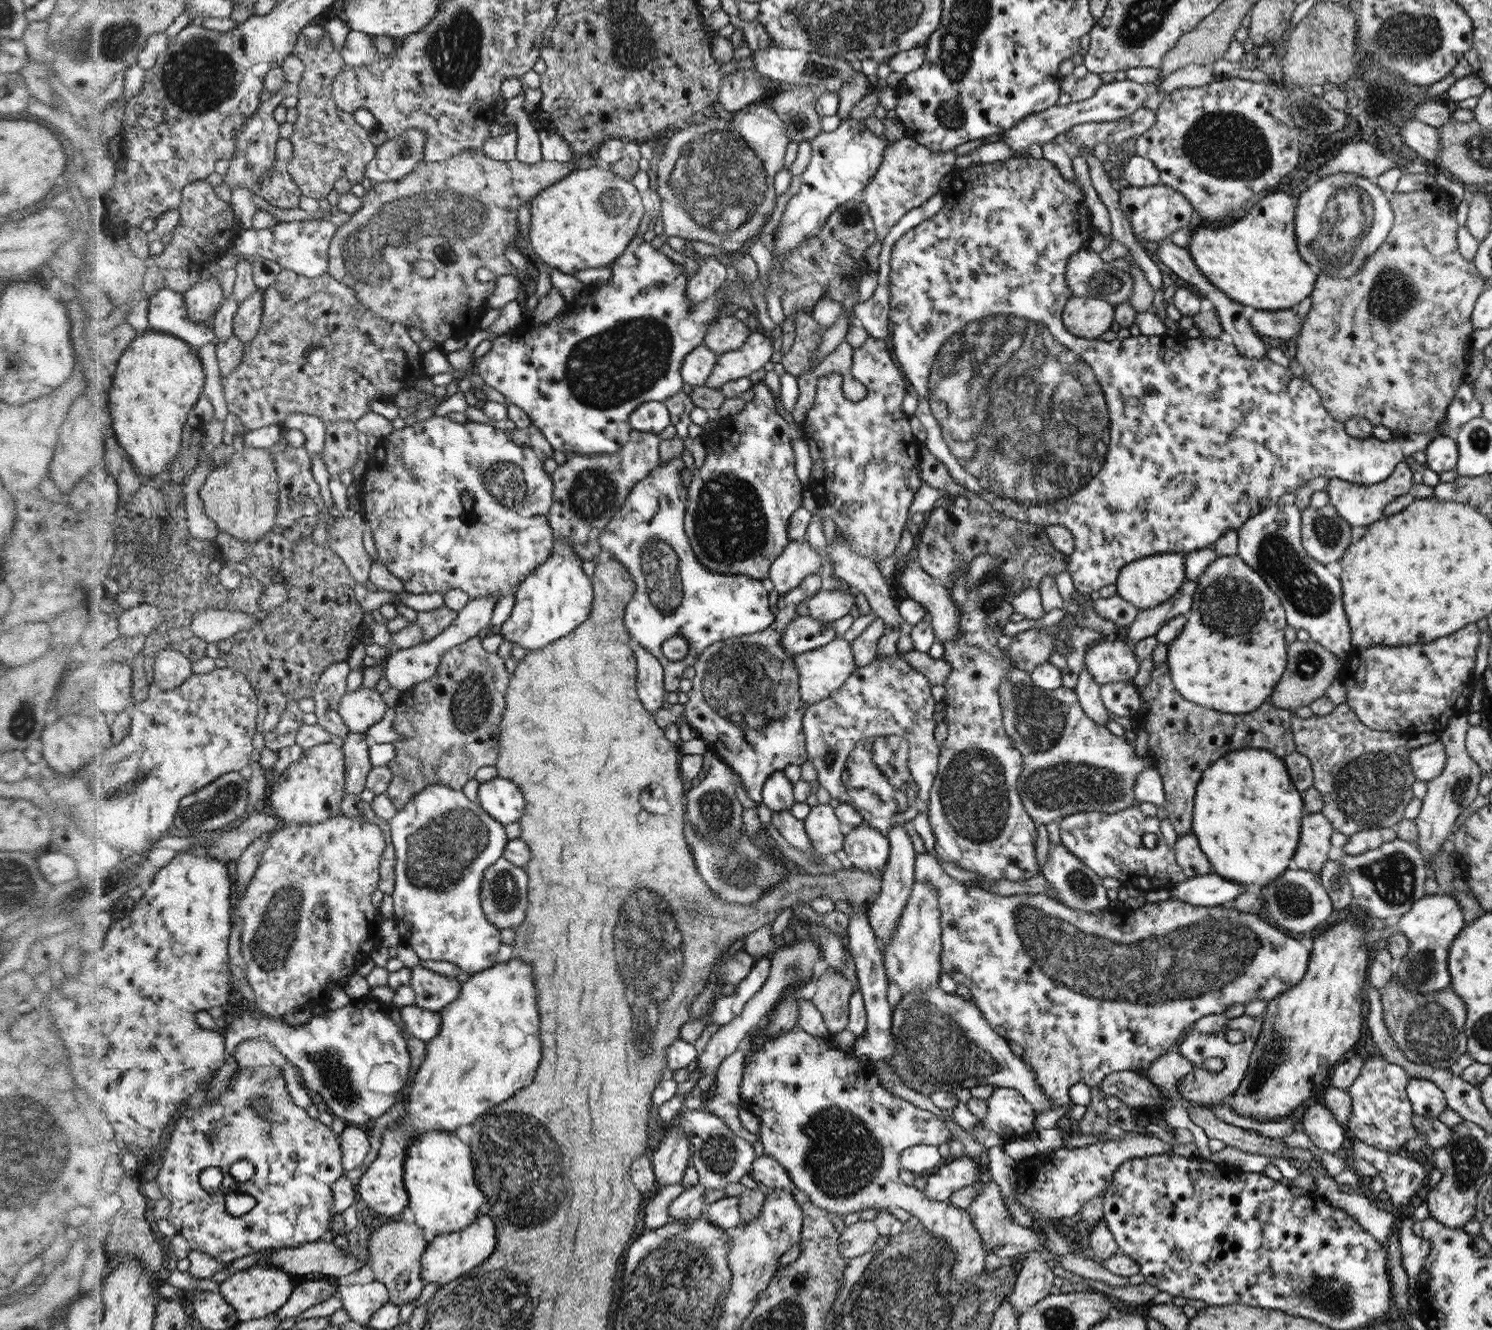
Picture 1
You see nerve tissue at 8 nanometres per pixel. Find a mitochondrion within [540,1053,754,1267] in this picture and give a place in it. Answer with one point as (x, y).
(719, 1153)

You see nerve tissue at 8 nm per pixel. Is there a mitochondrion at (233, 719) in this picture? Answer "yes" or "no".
no

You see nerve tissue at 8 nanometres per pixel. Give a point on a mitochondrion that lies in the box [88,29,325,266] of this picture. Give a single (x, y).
(200, 73)

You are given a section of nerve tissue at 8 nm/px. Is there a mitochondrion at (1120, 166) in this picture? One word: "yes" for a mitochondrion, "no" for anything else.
no

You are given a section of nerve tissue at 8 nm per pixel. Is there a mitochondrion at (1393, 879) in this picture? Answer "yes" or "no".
yes

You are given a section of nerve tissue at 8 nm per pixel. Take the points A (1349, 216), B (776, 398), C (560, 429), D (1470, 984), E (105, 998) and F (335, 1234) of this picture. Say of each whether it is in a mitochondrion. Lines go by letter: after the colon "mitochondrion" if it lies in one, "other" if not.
A: mitochondrion
B: other
C: other
D: other
E: mitochondrion
F: other

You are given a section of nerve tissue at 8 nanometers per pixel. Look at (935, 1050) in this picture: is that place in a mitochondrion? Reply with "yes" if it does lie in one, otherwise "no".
yes

